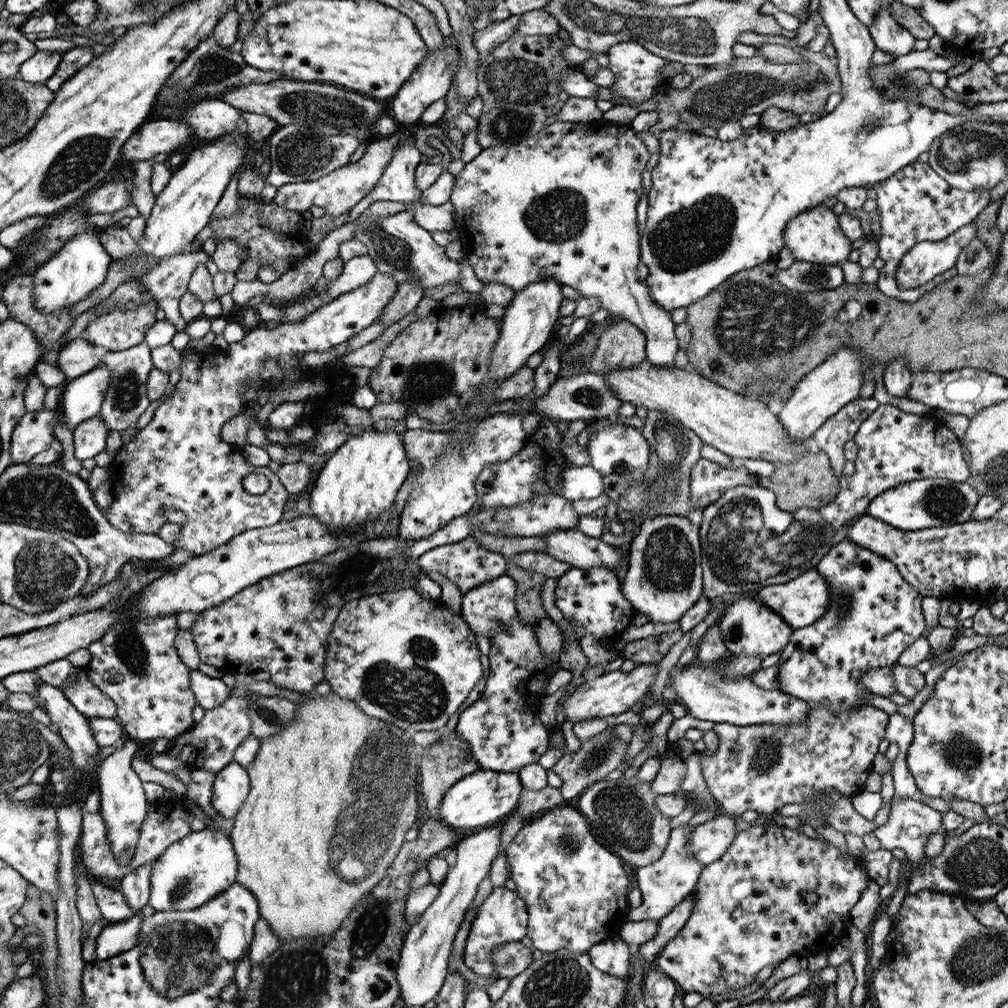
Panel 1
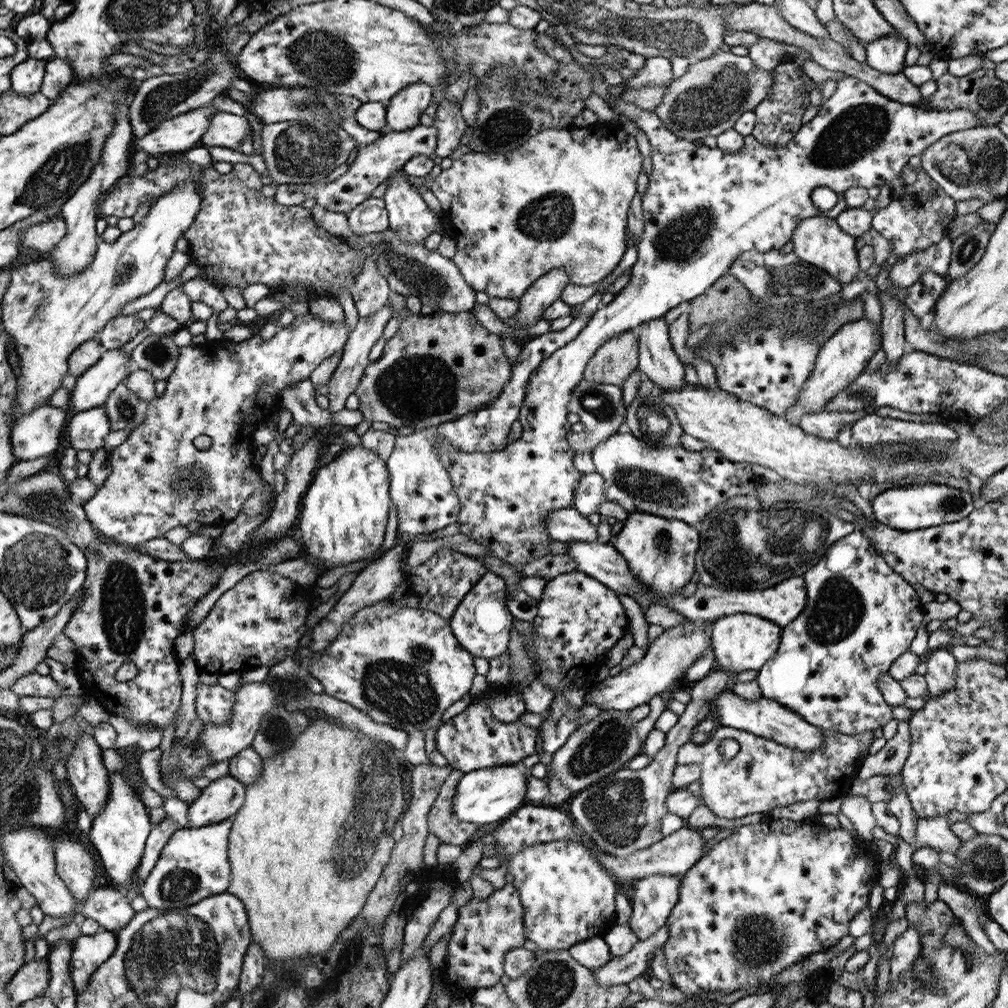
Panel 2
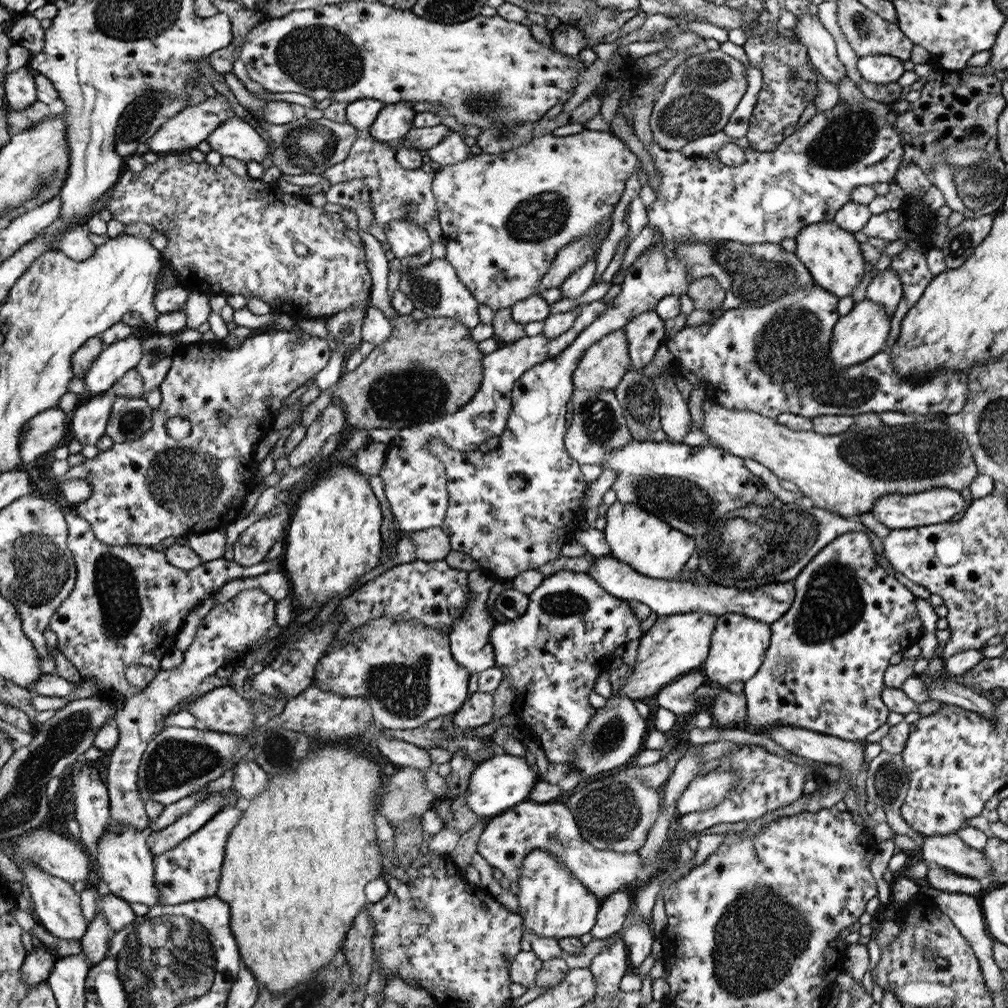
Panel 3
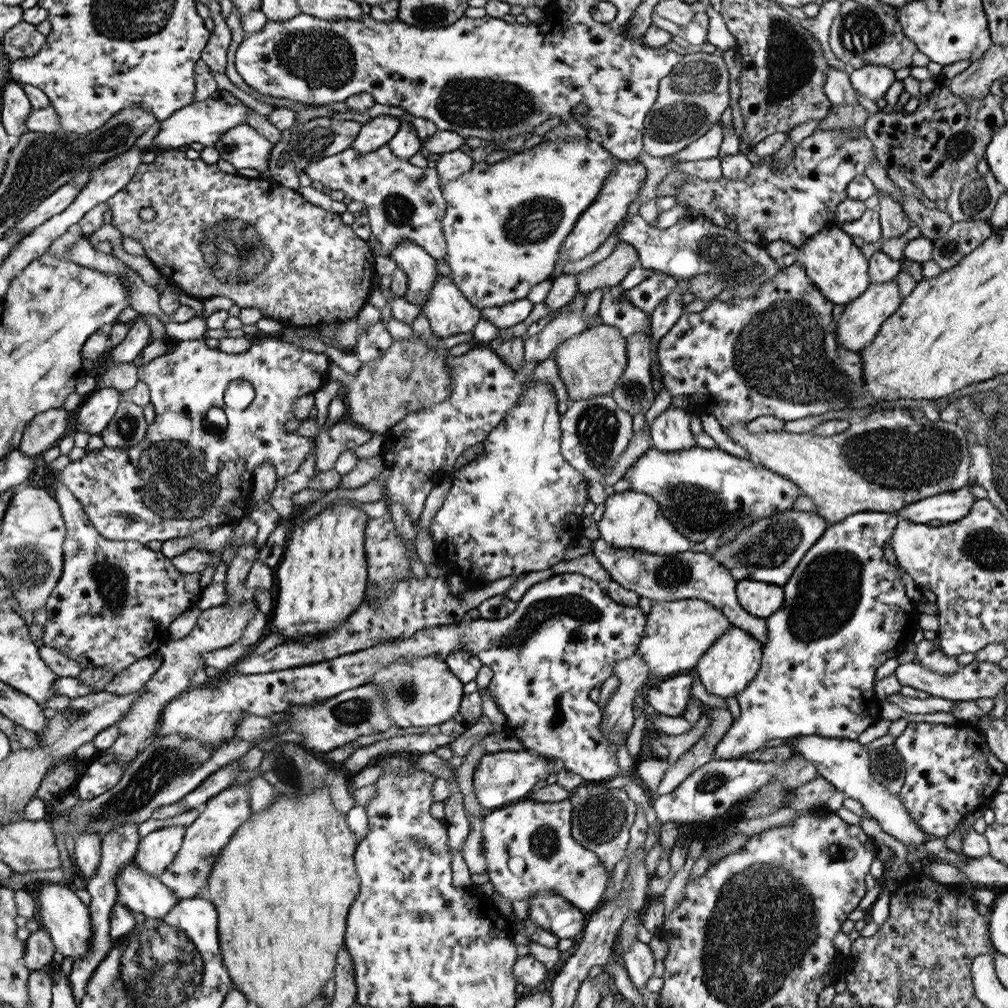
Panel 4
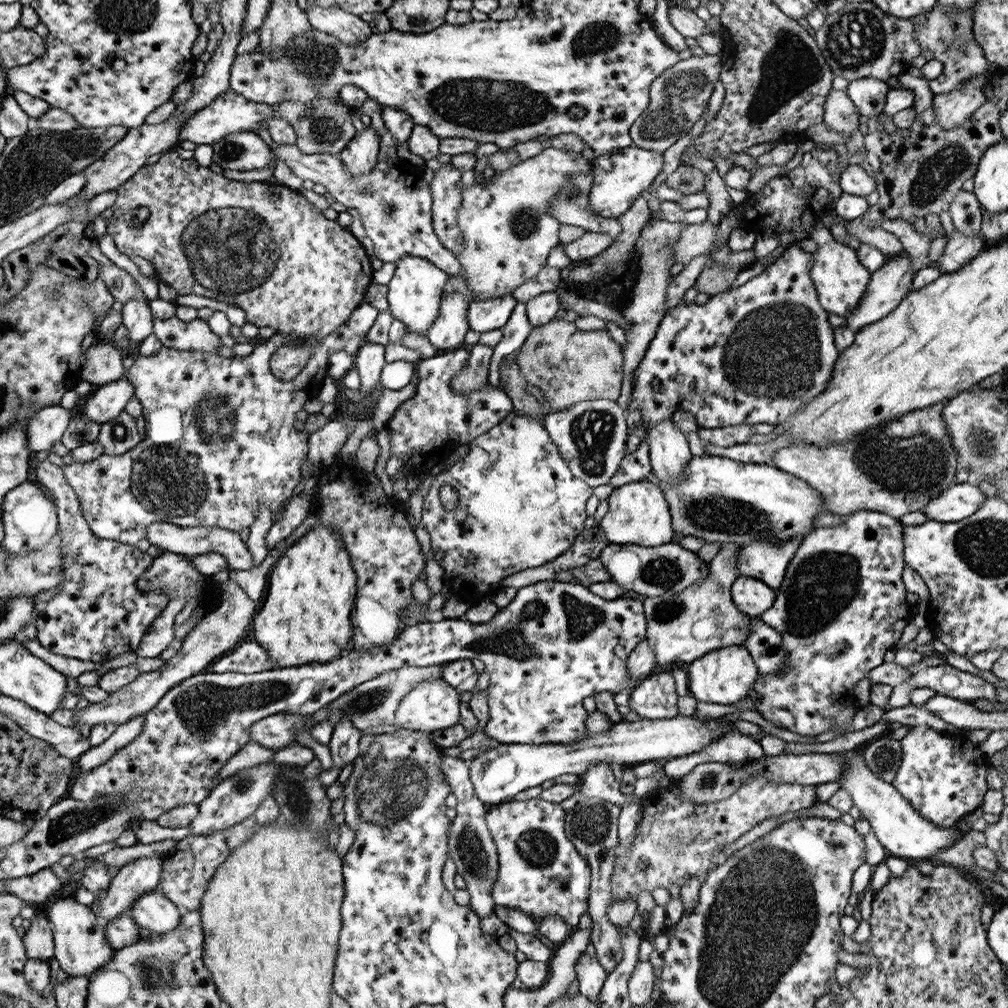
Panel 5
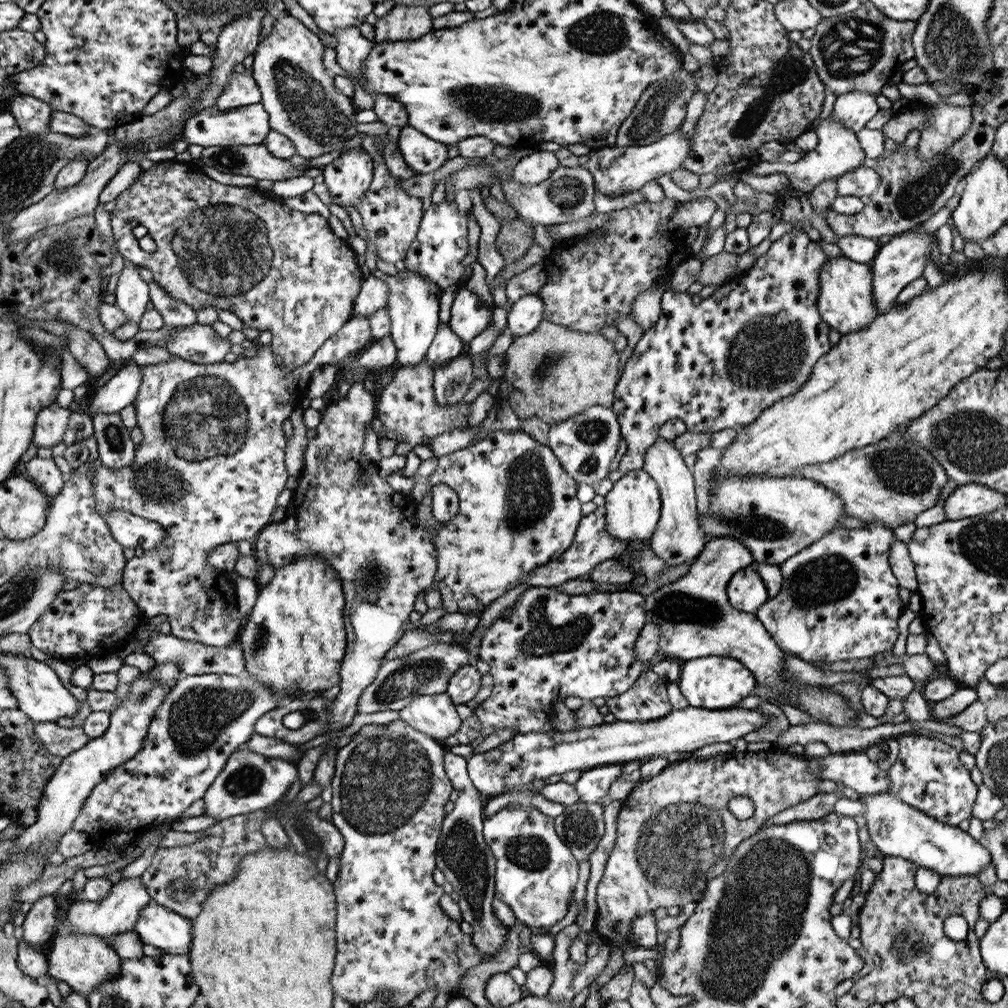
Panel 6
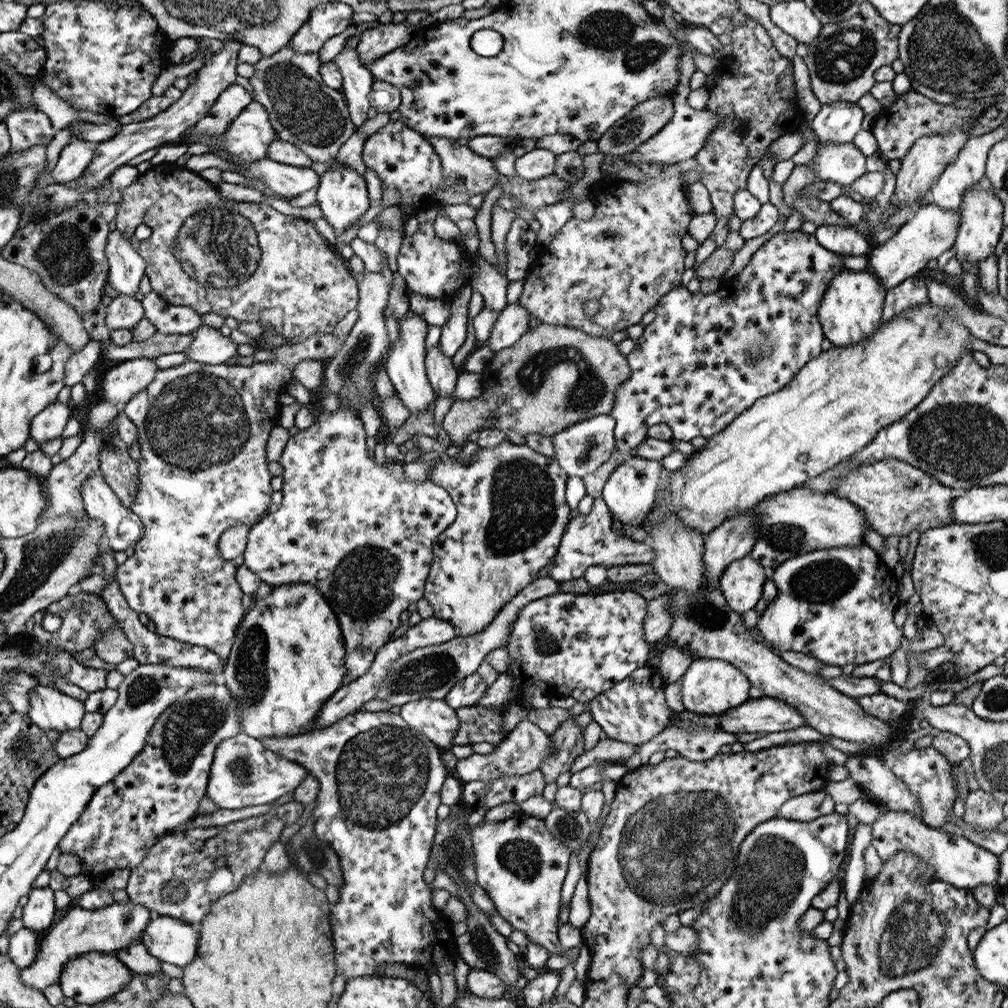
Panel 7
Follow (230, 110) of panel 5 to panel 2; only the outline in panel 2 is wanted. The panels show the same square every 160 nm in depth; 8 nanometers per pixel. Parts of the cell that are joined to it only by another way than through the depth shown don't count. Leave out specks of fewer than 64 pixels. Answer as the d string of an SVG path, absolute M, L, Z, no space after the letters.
M208 103L195 108L194 111L175 116L160 123L143 139L135 141L134 146L136 150L146 152L150 157L173 152L183 154L195 148L198 141L203 139L208 127L211 126L211 118L217 111Z

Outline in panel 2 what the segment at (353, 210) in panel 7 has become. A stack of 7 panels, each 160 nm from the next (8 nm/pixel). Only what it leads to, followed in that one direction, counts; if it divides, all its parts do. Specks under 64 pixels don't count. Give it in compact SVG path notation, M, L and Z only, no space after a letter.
M426 83L408 85L387 102L385 107L386 128L391 132L402 132L422 124L424 111L431 106L435 88Z

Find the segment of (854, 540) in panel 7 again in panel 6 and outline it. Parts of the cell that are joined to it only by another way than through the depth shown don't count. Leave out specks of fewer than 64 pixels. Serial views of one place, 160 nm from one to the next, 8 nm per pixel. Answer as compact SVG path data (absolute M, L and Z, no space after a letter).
M713 472L710 479L710 512L702 516L701 530L713 537L730 537L736 540L752 554L756 563L782 565L788 558L795 556L804 548L810 547L822 536L840 529L840 520L844 514L844 504L840 496L815 481L798 476L755 476L755 474L729 474Z

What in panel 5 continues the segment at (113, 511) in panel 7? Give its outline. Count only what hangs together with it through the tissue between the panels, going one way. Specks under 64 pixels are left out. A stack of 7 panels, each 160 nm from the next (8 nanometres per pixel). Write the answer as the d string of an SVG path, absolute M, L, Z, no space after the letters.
M168 522L154 523L148 530L146 540L151 546L158 547L166 553L176 553L188 558L202 554L220 554L227 558L229 569L250 570L254 567L254 560L248 551L247 544L243 542L239 533L218 527L187 527L183 528Z

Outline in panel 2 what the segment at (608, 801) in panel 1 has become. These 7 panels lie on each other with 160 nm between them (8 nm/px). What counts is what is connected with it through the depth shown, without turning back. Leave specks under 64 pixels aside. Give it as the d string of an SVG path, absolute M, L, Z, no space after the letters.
M714 670L709 676L688 687L691 700L678 722L665 732L664 746L657 752L651 764L642 770L618 769L612 774L590 784L588 788L572 795L570 817L578 827L602 851L614 856L628 856L664 838L660 823L667 813L666 801L674 791L671 785L673 772L677 766L678 748L690 742L694 727L708 714L708 703L720 692L728 689L735 681L733 675L723 670Z

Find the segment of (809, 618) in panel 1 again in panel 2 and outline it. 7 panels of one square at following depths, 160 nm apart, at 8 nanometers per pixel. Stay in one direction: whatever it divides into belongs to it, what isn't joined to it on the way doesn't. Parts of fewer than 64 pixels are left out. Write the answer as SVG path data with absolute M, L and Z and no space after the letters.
M792 577L770 588L754 591L725 591L714 588L714 586L706 586L701 582L696 584L690 581L683 590L680 589L675 595L672 595L665 602L665 606L680 612L680 615L684 615L688 621L714 622L724 616L746 612L747 614L770 620L773 624L782 628L792 624L802 614L806 603L806 581L803 577Z

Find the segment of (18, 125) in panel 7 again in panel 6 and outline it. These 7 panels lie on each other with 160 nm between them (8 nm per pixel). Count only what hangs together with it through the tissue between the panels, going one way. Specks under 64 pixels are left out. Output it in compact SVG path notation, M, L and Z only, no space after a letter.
M17 94L10 100L7 109L15 116L22 135L26 132L42 134L49 130L53 110L42 100Z

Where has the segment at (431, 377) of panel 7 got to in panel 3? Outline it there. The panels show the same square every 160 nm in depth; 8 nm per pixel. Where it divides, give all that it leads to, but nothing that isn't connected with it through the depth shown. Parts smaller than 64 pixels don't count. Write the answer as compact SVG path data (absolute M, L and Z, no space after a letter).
M408 257L401 259L401 262L398 290L413 300L415 308L420 308L430 318L444 317L459 320L468 328L474 328L480 322L479 302L460 281L454 267L445 258L433 258L428 264L420 268L409 266Z

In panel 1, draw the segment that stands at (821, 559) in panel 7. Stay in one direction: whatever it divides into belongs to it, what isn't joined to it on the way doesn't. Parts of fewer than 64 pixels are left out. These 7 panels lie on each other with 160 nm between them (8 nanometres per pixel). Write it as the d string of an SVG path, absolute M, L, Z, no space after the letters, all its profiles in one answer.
M846 538L839 544L836 544L836 546L833 546L815 568L827 580L829 588L830 598L826 614L824 614L816 624L806 626L806 628L794 629L794 632L790 635L789 643L781 650L781 656L777 662L777 688L782 692L787 692L800 700L804 700L809 706L827 706L827 708L833 710L835 714L840 714L845 710L849 710L849 708L857 708L857 706L867 704L867 694L869 694L869 690L861 681L861 676L865 672L868 672L871 668L893 666L896 664L898 657L910 644L916 639L926 635L927 626L922 613L922 607L920 606L923 596L917 591L916 587L913 587L911 584L908 584L907 580L904 580L904 577L898 572L896 566L890 560L885 560L882 556L876 554L876 552L864 549L862 546L854 544L854 542L848 542Z

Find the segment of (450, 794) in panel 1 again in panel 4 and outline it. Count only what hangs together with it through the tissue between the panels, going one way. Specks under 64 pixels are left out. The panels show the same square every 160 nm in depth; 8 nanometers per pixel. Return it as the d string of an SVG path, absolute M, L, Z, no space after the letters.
M524 748L521 751L510 751L509 749L486 753L480 758L473 773L473 787L477 801L486 809L487 813L518 801L524 801L526 798L530 798L532 787L536 782L546 779L548 775L558 773L563 768L560 761L548 760L546 757L540 758L530 754Z

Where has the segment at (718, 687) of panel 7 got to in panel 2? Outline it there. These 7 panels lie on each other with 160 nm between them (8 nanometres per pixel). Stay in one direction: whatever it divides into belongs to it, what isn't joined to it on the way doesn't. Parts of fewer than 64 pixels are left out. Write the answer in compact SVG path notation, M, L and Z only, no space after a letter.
M739 612L714 621L712 632L709 633L717 664L715 670L723 670L735 676L744 670L759 671L776 654L780 646L782 628L763 617Z

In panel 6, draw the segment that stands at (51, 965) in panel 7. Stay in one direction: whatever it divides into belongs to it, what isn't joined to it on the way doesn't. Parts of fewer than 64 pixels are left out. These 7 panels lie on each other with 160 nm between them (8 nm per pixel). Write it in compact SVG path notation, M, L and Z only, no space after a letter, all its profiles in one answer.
M140 877L114 879L108 896L102 900L82 900L69 907L65 920L70 920L73 934L94 934L102 936L109 945L114 943L115 935L135 930L142 910L151 902L146 883Z

